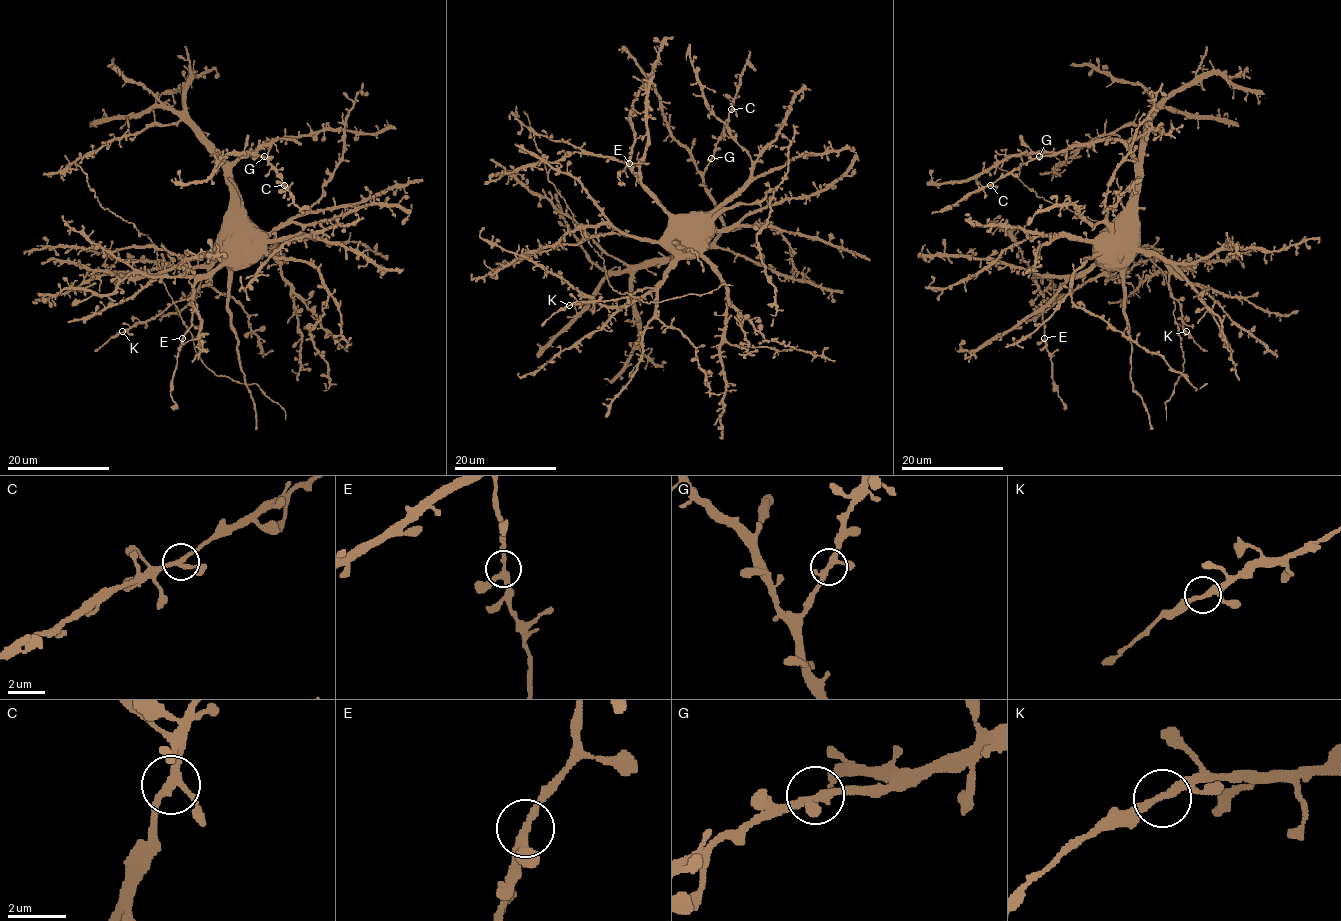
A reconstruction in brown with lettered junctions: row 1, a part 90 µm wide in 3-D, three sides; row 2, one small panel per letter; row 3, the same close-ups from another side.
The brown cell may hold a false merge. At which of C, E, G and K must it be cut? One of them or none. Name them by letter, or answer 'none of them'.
none of them

